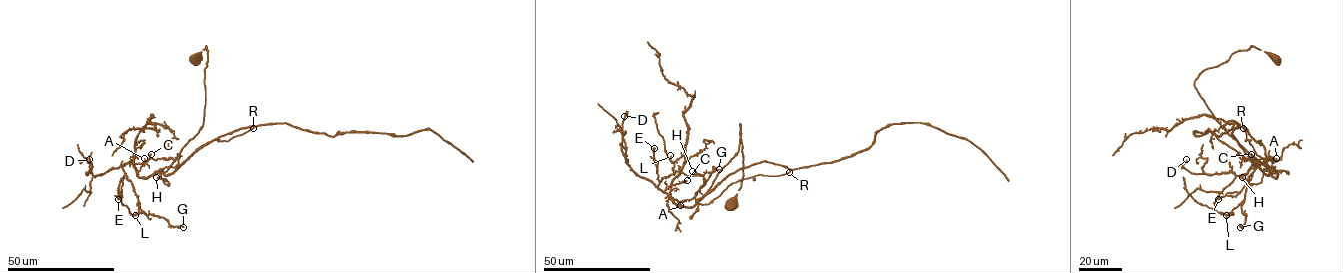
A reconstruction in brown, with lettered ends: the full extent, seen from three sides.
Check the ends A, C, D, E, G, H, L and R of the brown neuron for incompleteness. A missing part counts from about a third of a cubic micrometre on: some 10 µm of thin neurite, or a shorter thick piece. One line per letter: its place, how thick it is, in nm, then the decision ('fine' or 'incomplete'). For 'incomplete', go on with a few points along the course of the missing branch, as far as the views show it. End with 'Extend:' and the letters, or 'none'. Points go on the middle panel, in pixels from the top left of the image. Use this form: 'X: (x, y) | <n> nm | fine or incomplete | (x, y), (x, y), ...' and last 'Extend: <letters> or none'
A: (680, 205) | 100 nm | fine
C: (687, 180) | 360 nm | fine
D: (624, 116) | 190 nm | fine
E: (654, 148) | 550 nm | fine
G: (719, 169) | 200 nm | fine
H: (692, 171) | 400 nm | fine
L: (670, 155) | 130 nm | fine
R: (789, 172) | 160 nm | fine
Extend: none

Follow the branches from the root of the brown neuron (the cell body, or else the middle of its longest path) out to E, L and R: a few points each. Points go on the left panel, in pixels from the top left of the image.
E: (195, 59), (206, 47), (205, 104), (201, 129), (164, 172), (140, 177), (131, 163), (125, 163), (118, 199)
L: (195, 59), (206, 47), (203, 124), (164, 172), (140, 177), (131, 163), (122, 166), (138, 198), (135, 215)
R: (195, 59), (206, 47), (203, 124), (164, 174), (174, 172), (194, 153), (221, 136), (253, 128)

